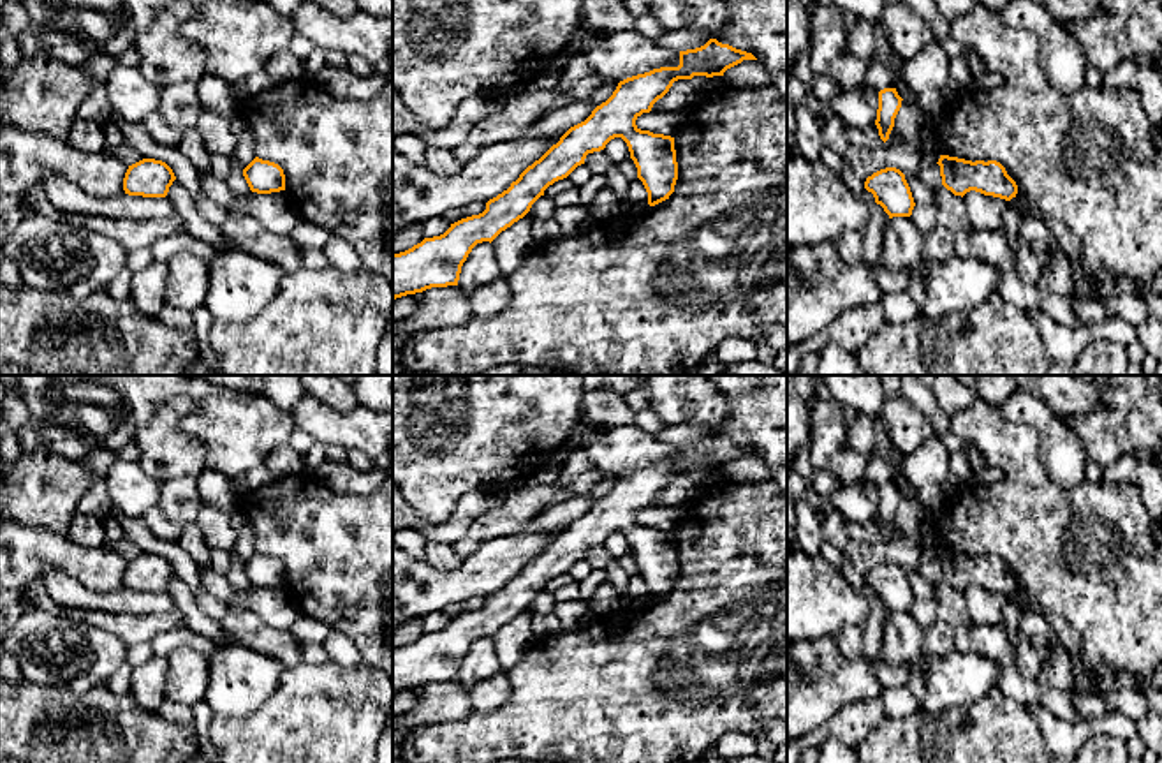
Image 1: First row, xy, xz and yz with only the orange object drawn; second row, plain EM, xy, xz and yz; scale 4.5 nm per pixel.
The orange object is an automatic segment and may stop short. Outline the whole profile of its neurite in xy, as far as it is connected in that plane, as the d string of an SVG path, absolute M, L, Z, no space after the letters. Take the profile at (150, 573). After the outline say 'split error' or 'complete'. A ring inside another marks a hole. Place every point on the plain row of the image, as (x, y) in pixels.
M143 553L129 560L123 585L129 590L165 592L174 574L176 571L165 557Z; complete

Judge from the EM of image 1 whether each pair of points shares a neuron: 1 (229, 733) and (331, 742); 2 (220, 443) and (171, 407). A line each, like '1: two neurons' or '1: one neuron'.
1: one neuron
2: two neurons

